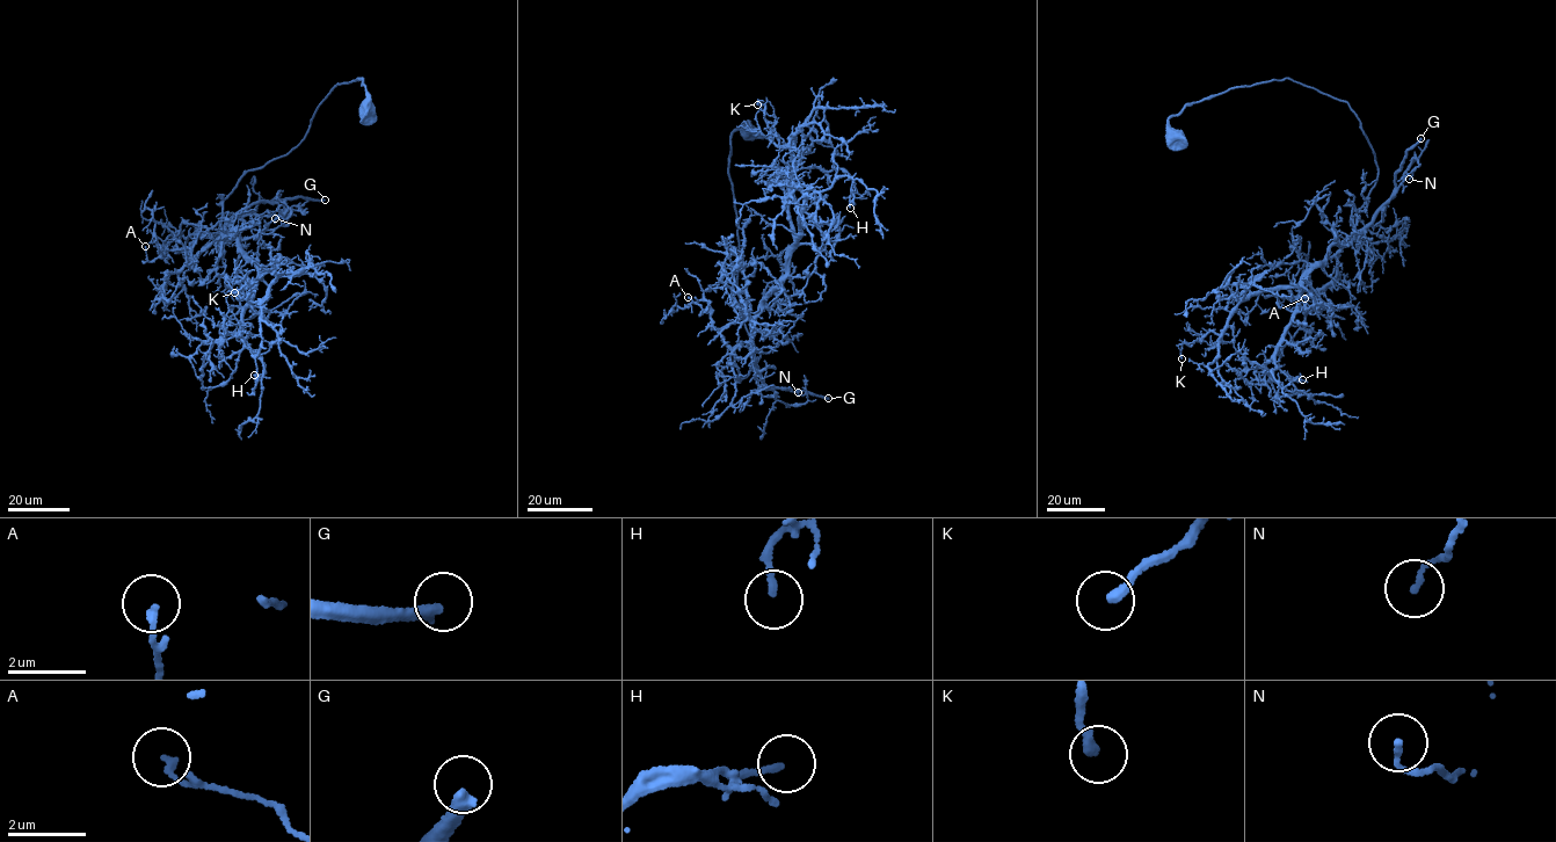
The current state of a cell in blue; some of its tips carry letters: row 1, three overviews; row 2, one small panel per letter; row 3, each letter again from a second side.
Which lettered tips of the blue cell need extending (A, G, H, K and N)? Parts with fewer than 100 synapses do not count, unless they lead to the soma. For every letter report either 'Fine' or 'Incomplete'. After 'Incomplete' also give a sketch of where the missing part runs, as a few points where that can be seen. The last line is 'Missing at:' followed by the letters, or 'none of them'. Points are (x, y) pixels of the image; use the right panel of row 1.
A: Fine
G: Incomplete
H: Fine
K: Fine
N: Fine
Missing at: G

